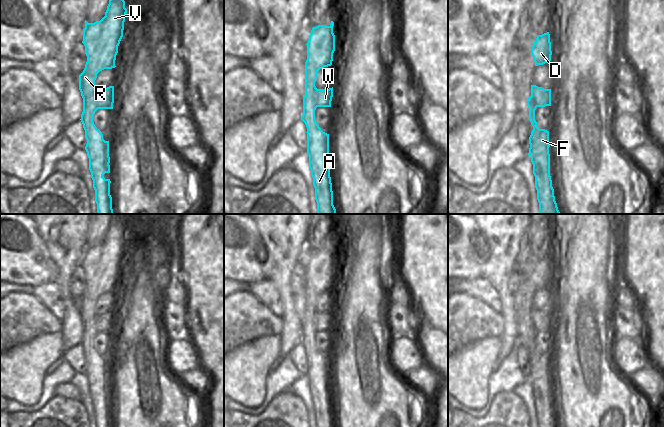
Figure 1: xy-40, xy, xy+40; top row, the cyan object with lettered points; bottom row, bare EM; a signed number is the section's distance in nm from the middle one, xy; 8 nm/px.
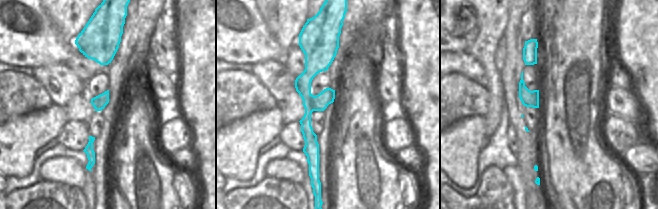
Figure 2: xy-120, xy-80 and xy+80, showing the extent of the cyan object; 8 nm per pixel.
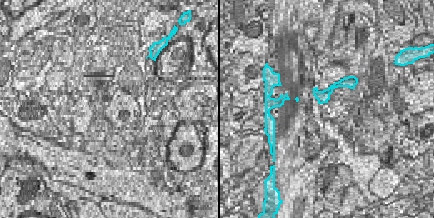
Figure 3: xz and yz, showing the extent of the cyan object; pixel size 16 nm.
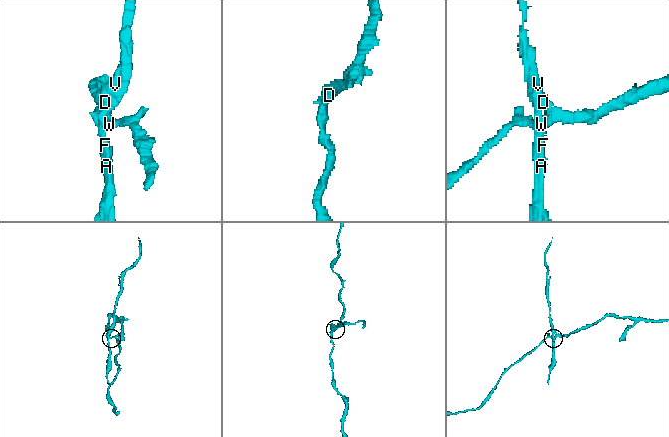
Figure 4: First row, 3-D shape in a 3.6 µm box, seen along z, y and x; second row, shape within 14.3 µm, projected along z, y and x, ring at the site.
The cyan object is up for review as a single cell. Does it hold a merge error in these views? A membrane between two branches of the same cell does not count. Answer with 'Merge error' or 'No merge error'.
Merge error.

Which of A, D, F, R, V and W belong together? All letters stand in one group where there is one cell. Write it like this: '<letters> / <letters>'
A D F R V / W

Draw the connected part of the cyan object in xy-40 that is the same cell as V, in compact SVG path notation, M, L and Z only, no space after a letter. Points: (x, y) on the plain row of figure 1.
M115 217L109 224L105 240L94 247L85 244L83 253L82 267L87 286L79 299L79 314L83 322L80 344L87 364L85 374L89 382L96 427L112 427L112 421L111 405L103 401L105 397L110 397L109 365L103 363L102 356L93 346L93 340L99 333L95 326L95 304L100 295L116 291L115 284L123 261L126 237L125 225Z

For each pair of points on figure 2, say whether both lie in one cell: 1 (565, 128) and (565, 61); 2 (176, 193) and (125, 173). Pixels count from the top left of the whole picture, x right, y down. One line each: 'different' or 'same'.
1: same
2: same

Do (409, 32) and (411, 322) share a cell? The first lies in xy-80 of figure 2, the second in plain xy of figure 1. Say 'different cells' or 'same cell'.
different cells

